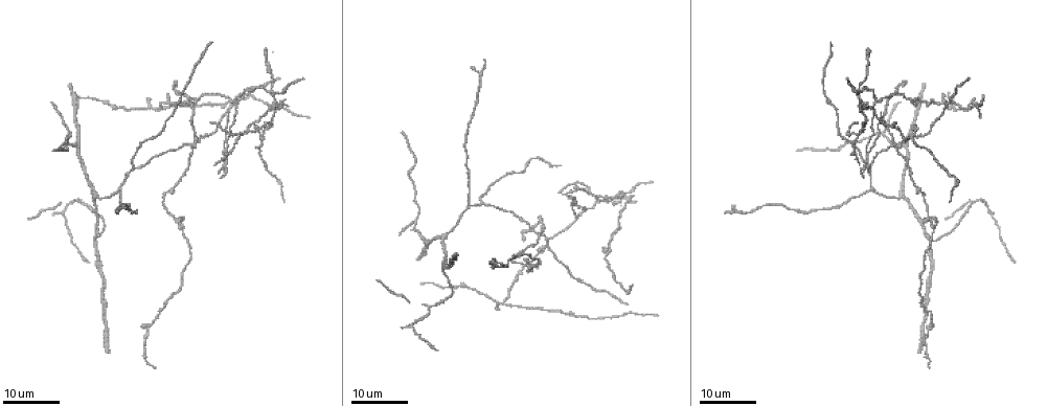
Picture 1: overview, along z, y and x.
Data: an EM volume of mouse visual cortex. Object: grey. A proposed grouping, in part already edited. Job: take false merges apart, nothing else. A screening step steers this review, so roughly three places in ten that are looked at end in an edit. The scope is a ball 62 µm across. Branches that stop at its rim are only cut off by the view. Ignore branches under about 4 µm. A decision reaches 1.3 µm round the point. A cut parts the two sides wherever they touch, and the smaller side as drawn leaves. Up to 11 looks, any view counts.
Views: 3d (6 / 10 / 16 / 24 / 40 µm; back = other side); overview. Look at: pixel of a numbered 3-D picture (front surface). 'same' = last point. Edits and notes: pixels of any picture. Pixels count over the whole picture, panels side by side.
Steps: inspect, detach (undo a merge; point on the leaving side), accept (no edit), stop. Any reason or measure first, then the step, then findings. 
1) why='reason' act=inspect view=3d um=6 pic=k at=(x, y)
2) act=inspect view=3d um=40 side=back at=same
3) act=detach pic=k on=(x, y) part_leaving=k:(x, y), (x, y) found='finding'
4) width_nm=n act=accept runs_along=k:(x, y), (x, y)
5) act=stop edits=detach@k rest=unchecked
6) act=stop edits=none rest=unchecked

why='four or more arms meet' act=inspect view=3d um=24 pic=1 at=(897, 147)

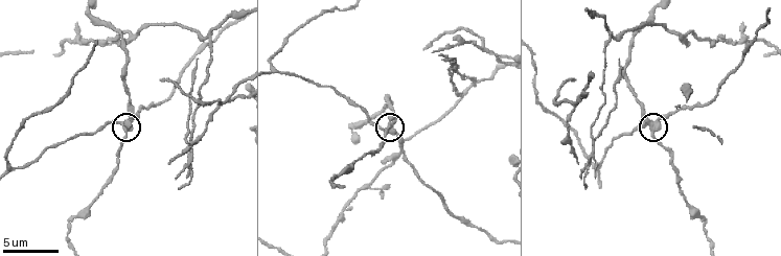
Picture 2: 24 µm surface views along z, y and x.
why='zoom in' act=inspect view=3d um=10 pic=2 at=(651, 127)

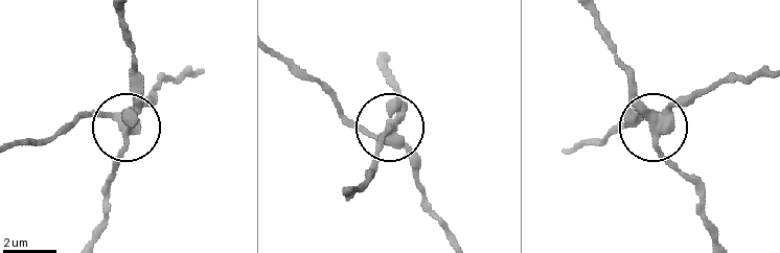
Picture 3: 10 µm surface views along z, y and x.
act=detach pic=3 on=(139, 92) part_leaving=3:(124, 127), (95, 239) found='a second cell is stuck on'

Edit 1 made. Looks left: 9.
why='branch point' act=inspect view=3d um=24 pic=1 at=(505, 303)

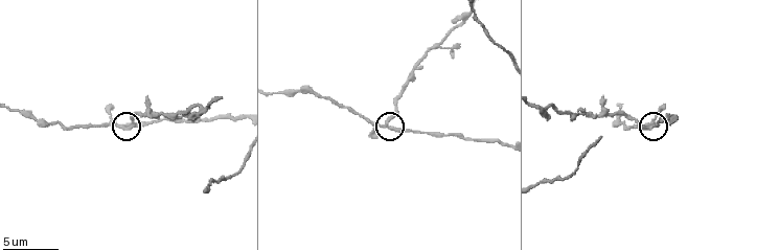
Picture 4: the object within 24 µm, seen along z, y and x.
why='zoom in' act=inspect view=3d um=6 pic=4 at=(121, 128)

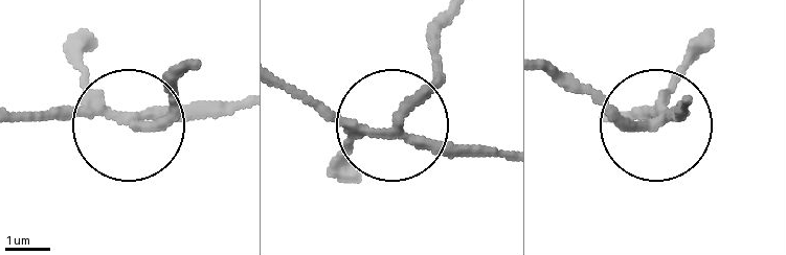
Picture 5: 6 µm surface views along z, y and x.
width_nm=190 act=detach pic=5 on=(176, 108) part_leaving=5:(133, 121), (156, 118), (178, 76) found='two cells meet here'

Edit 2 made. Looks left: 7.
act=inspect view=3d um=24 pic=1 at=(903, 144)

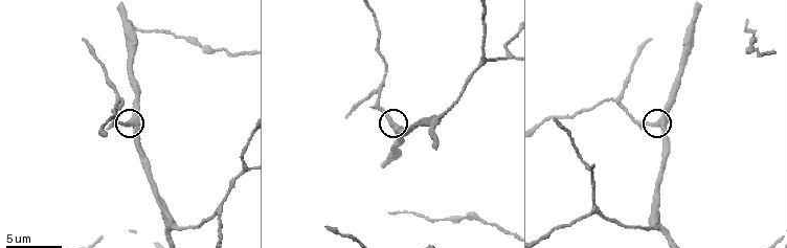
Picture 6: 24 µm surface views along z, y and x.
why='closer look' act=inspect view=3d um=6 pic=6 at=(654, 125)

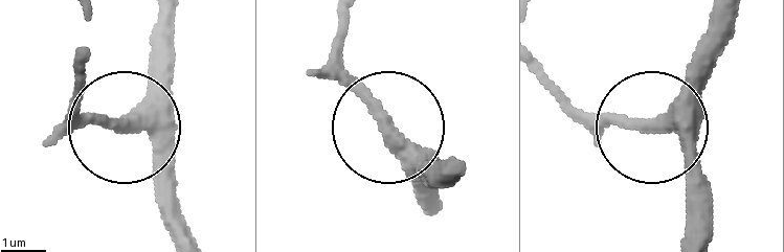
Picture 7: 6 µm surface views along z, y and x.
act=accept runs_along=7:(690, 236), (678, 146), (656, 128), (569, 106) found='continuous, no second cell'

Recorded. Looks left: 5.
why='three-way junction' act=inspect view=3d um=10 pic=6 at=(220, 212)

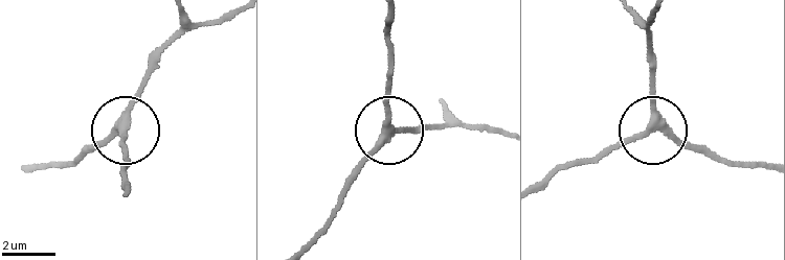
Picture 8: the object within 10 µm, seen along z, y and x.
width_nm=270 act=accept runs_along=8:(499, 133), (458, 123), (391, 131), (391, 58) found='all the same cell'

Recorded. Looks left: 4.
act=inspect view=3d um=10 pic=6 at=(431, 125)

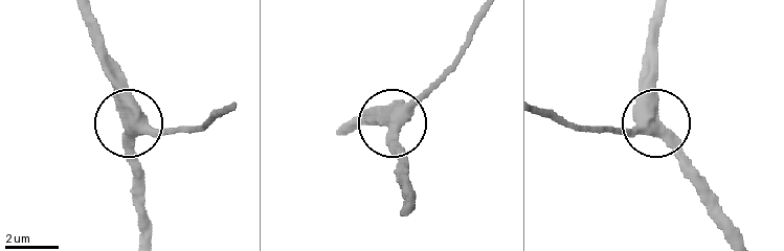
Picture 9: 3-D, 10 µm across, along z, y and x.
why='from behind' act=inspect view=3d um=10 side=back pic=9 at=(657, 127)

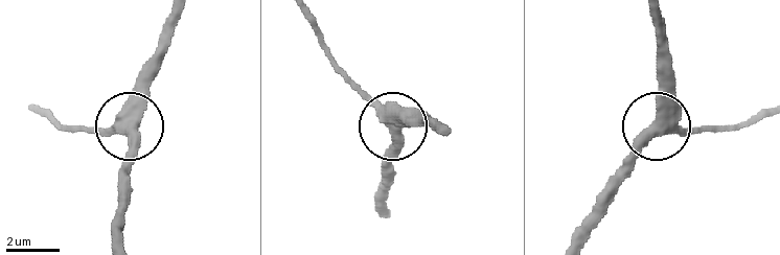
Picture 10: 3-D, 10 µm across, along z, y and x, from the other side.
width_nm=570 act=accept runs_along=10:(766, 113), (739, 124), (661, 129), (606, 183) found='all the same cell'

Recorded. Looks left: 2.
act=stop edits=detach@3,detach@5 rest=unchecked

